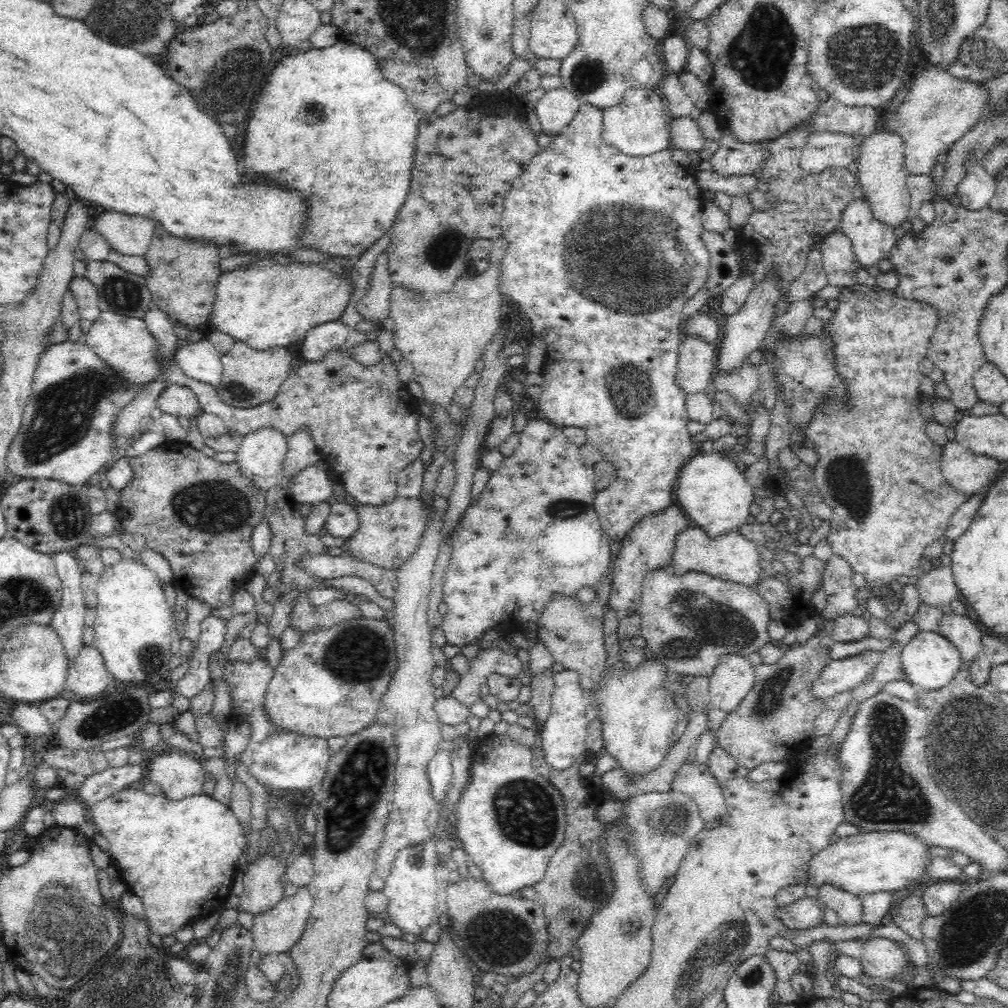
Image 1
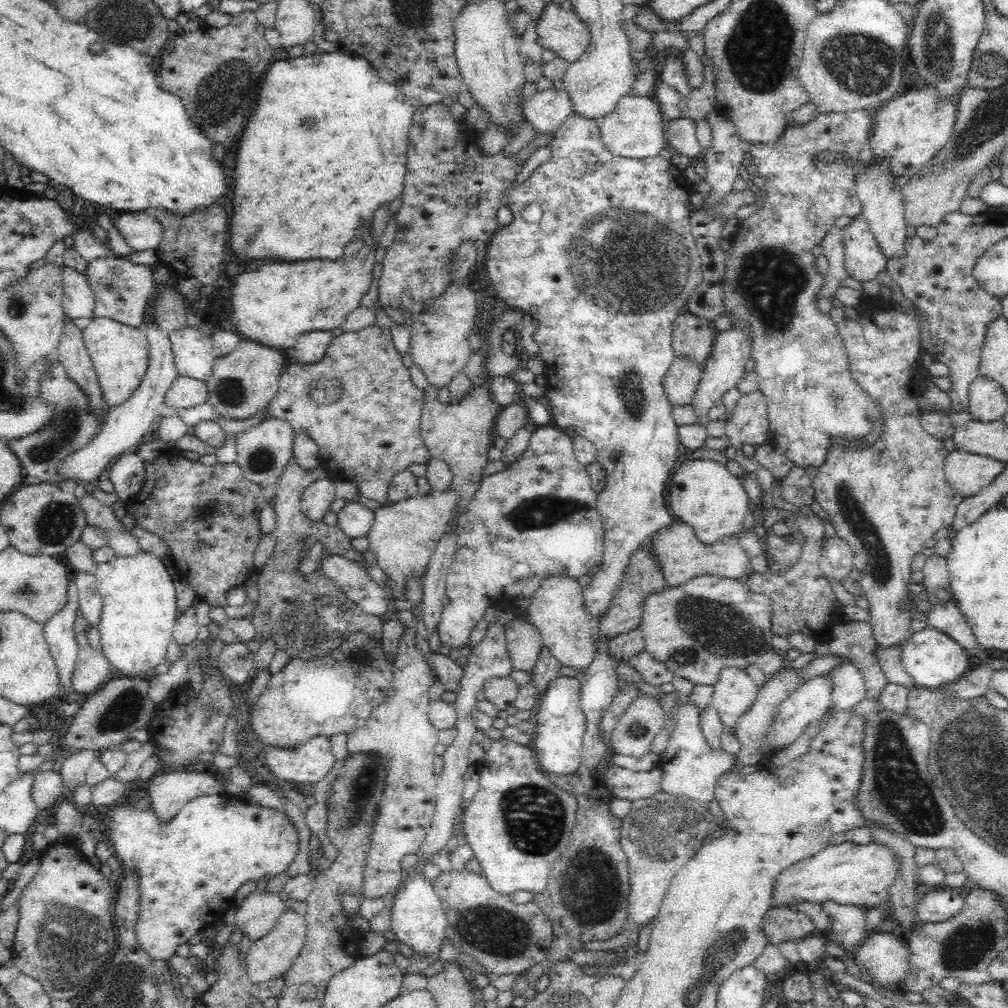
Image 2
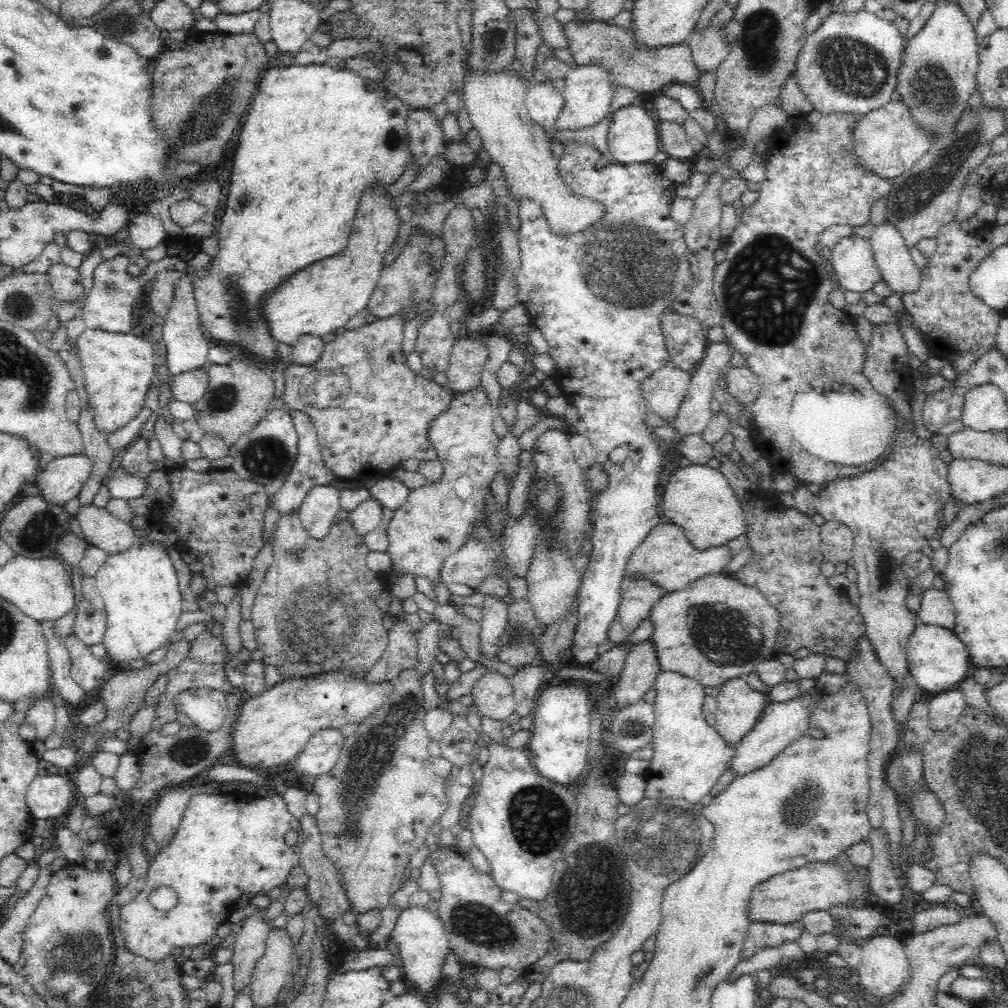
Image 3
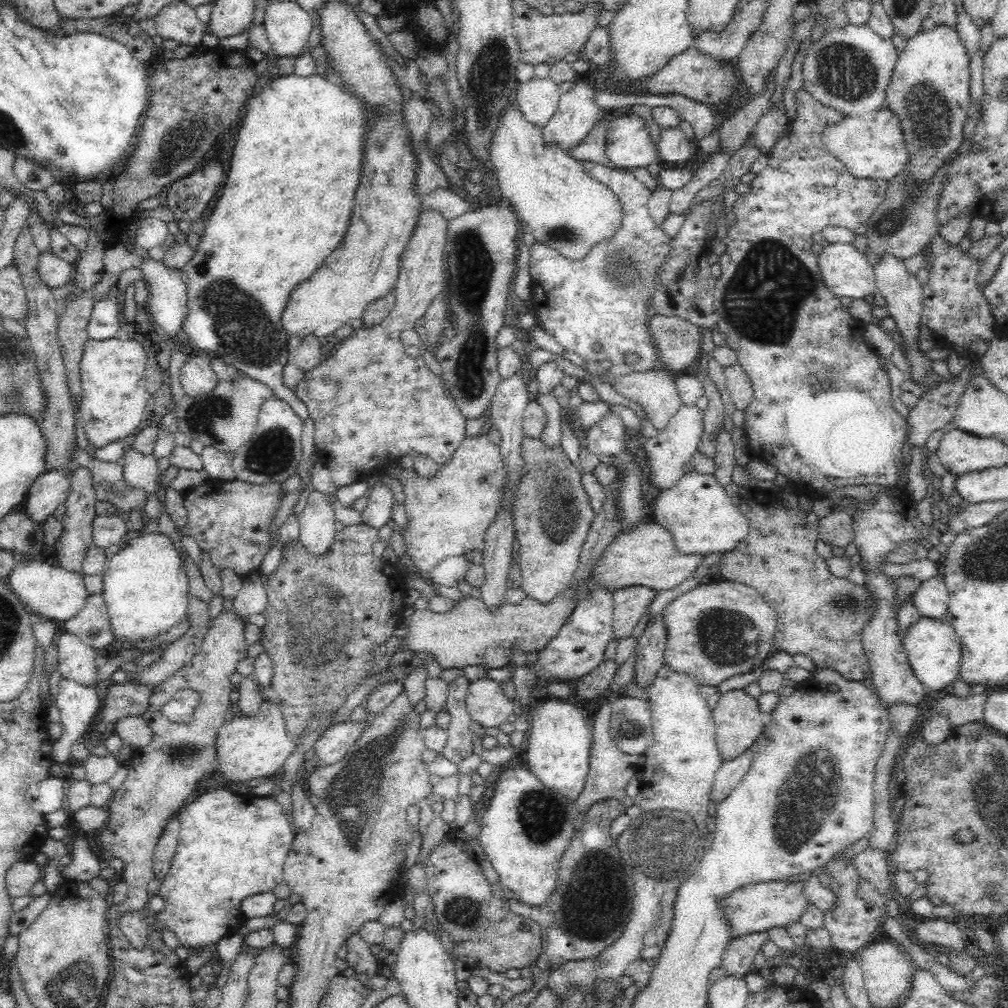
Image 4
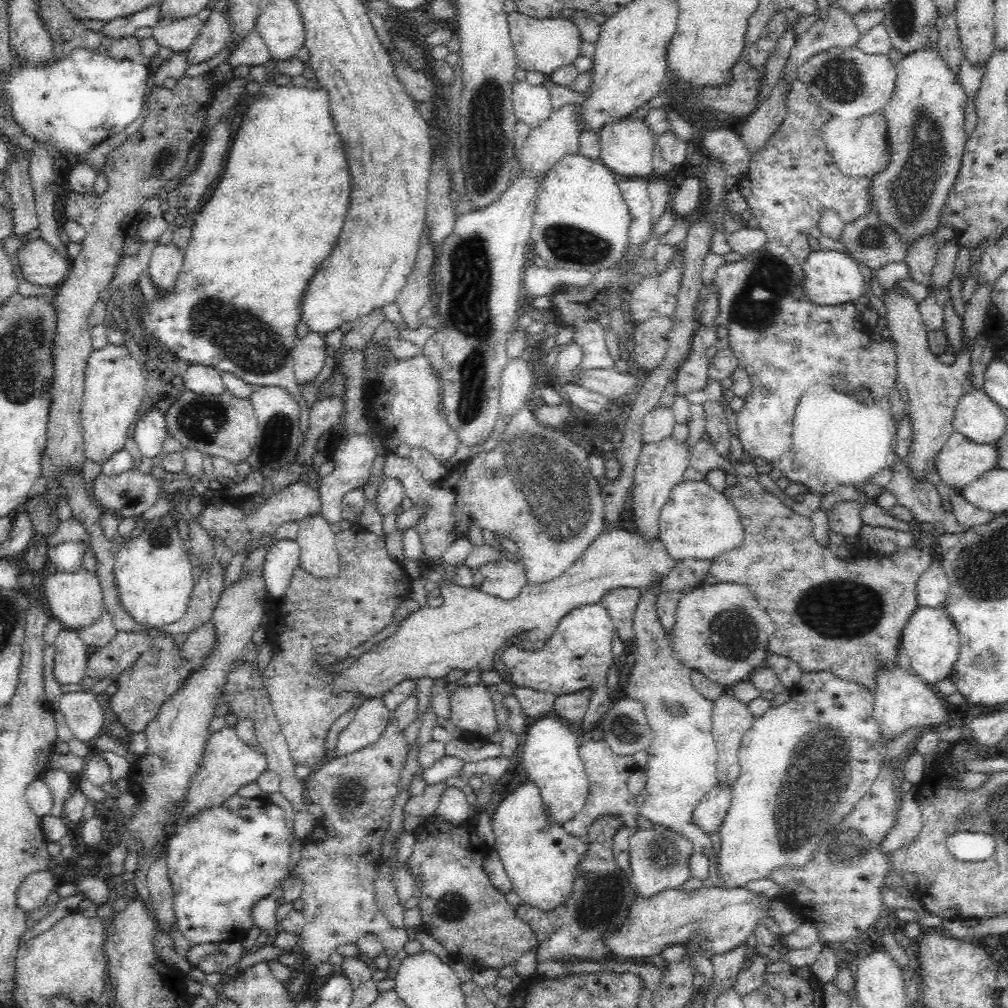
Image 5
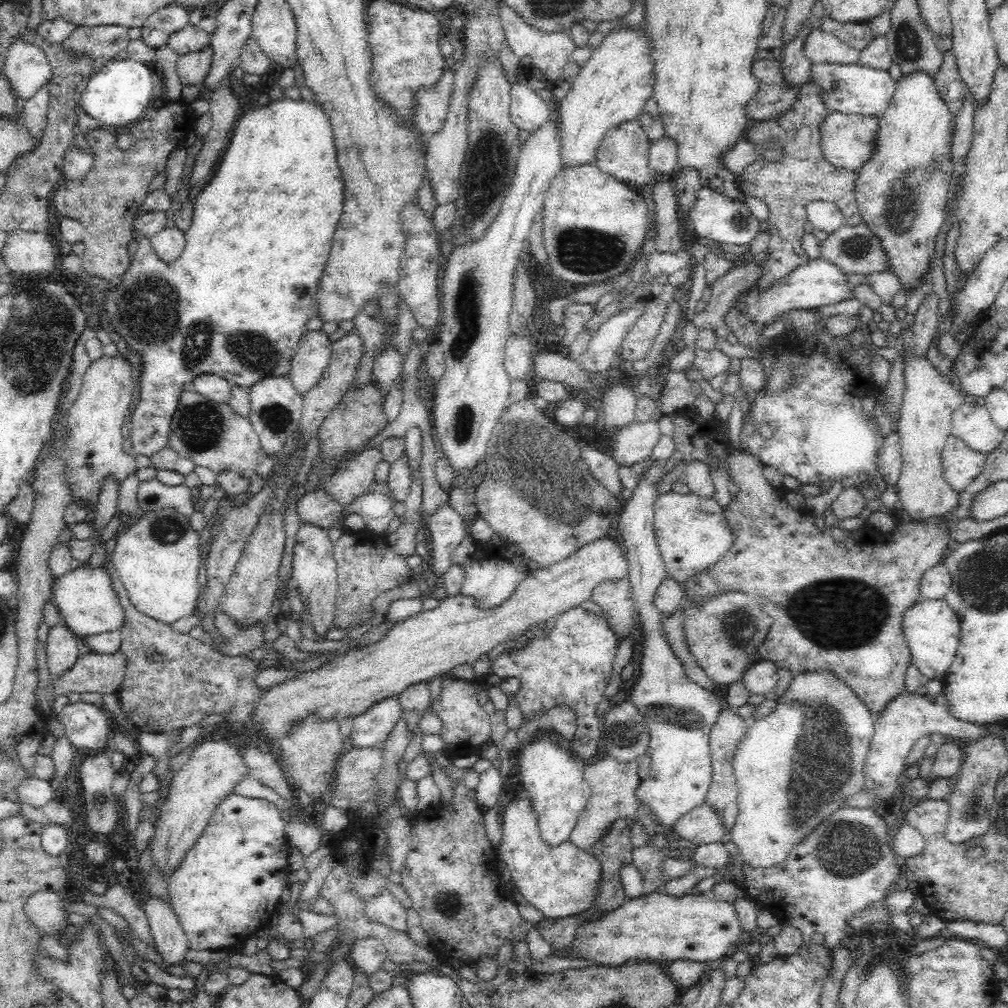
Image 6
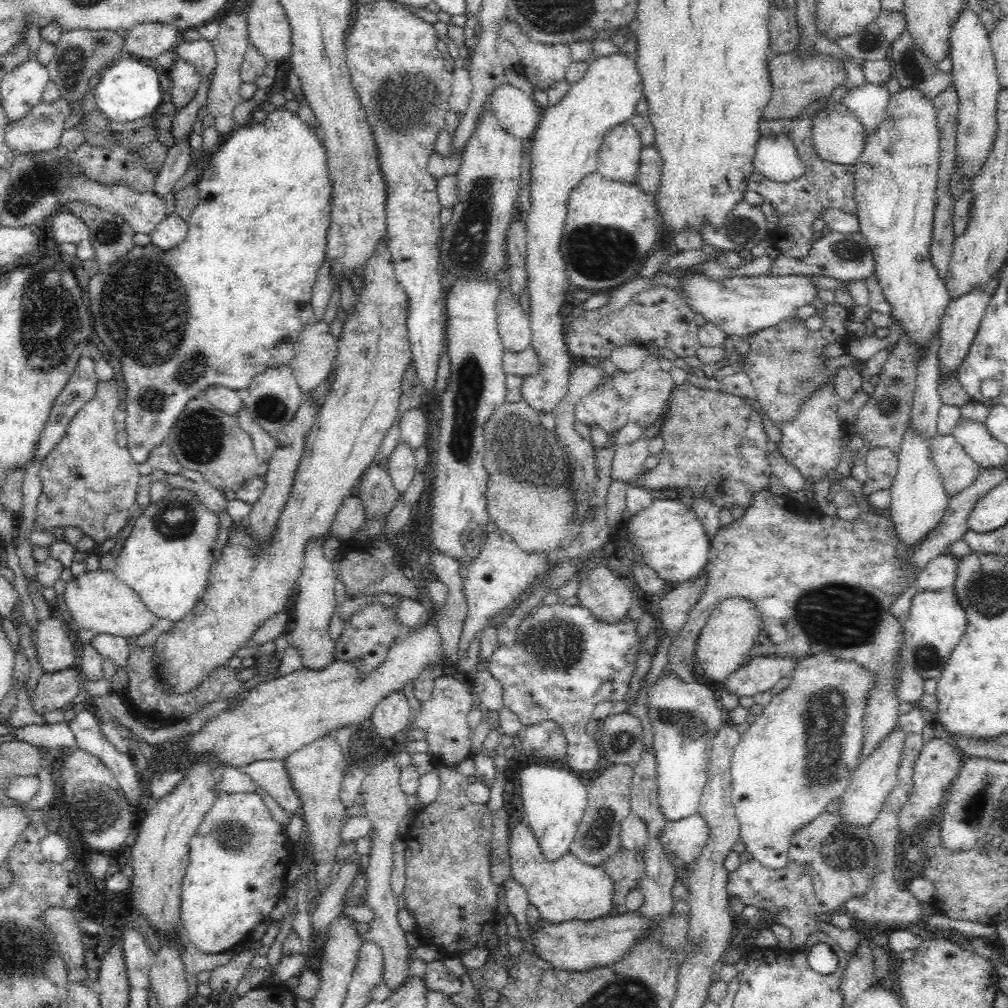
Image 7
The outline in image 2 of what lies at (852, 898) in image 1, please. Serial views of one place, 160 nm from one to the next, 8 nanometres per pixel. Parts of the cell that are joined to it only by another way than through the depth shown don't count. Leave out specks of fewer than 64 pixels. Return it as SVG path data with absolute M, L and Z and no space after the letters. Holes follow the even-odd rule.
M828 900L821 904L829 916L829 928L838 944L850 955L861 945L869 933L865 928L865 909L854 904L840 904Z

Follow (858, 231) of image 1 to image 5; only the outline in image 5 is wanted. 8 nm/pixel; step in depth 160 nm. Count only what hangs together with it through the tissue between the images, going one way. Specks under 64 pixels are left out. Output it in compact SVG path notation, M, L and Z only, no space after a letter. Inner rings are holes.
M817 250L807 256L803 266L805 279L804 292L816 304L836 305L852 303L868 292L867 282L856 262L849 254L838 250Z

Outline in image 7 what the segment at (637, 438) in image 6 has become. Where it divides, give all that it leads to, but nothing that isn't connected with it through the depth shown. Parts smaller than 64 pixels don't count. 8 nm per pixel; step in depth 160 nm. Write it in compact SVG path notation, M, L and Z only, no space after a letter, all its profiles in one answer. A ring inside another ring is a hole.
M641 436L631 443L618 444L613 456L611 478L630 483L644 466L644 461L649 456L649 440Z

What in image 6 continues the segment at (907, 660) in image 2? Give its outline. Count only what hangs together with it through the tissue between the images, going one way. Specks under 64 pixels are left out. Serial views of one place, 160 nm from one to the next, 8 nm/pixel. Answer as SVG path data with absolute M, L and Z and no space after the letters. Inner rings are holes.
M946 599L918 600L903 616L903 634L911 652L911 663L920 670L925 681L942 680L954 662L960 642L960 619Z

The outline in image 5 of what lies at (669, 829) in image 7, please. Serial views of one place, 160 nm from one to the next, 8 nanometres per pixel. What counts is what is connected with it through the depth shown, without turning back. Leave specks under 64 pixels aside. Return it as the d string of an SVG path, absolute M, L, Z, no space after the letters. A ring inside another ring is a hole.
M732 784L716 785L702 797L698 802L693 814L693 821L702 828L704 833L719 832L720 824L724 820L731 804Z

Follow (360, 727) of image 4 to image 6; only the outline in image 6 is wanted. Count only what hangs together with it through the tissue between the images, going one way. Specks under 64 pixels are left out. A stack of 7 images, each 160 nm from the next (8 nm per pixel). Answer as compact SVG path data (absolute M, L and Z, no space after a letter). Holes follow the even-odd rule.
M388 697L375 702L372 706L368 707L368 710L364 710L362 714L354 716L353 727L348 736L352 748L370 748L381 745L382 742L388 738L390 730L394 728L396 720L398 720L402 714L403 712L400 708L400 703L398 703L398 699L396 699L396 697Z

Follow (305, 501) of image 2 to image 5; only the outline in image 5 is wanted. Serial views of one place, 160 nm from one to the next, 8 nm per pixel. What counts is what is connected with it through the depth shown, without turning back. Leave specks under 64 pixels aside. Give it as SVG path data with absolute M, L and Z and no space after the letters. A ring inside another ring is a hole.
M308 514L297 521L297 543L301 548L299 565L318 578L332 578L340 570L340 557L331 524L321 515Z

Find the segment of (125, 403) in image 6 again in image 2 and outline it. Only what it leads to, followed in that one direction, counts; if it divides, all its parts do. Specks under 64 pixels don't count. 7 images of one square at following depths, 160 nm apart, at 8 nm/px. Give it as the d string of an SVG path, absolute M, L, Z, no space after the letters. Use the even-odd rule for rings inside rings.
M102 316L93 317L82 332L108 408L128 401L146 377L149 366L149 344L143 327L128 326L113 318Z

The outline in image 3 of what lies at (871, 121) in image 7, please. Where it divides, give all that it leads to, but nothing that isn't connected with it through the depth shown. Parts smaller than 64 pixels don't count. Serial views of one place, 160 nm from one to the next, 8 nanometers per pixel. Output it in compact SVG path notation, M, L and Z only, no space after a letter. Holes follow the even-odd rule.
M837 10L811 32L797 58L796 76L802 94L816 111L868 114L890 102L895 88L901 58L903 36L894 22L872 11Z

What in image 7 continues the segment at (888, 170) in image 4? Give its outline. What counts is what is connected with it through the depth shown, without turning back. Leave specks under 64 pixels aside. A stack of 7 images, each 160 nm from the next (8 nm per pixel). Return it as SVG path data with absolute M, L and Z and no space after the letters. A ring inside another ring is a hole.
M832 103L820 112L818 111L812 121L812 144L816 153L827 162L836 164L855 165L859 162L867 143L867 130L860 119L847 106L840 103Z

